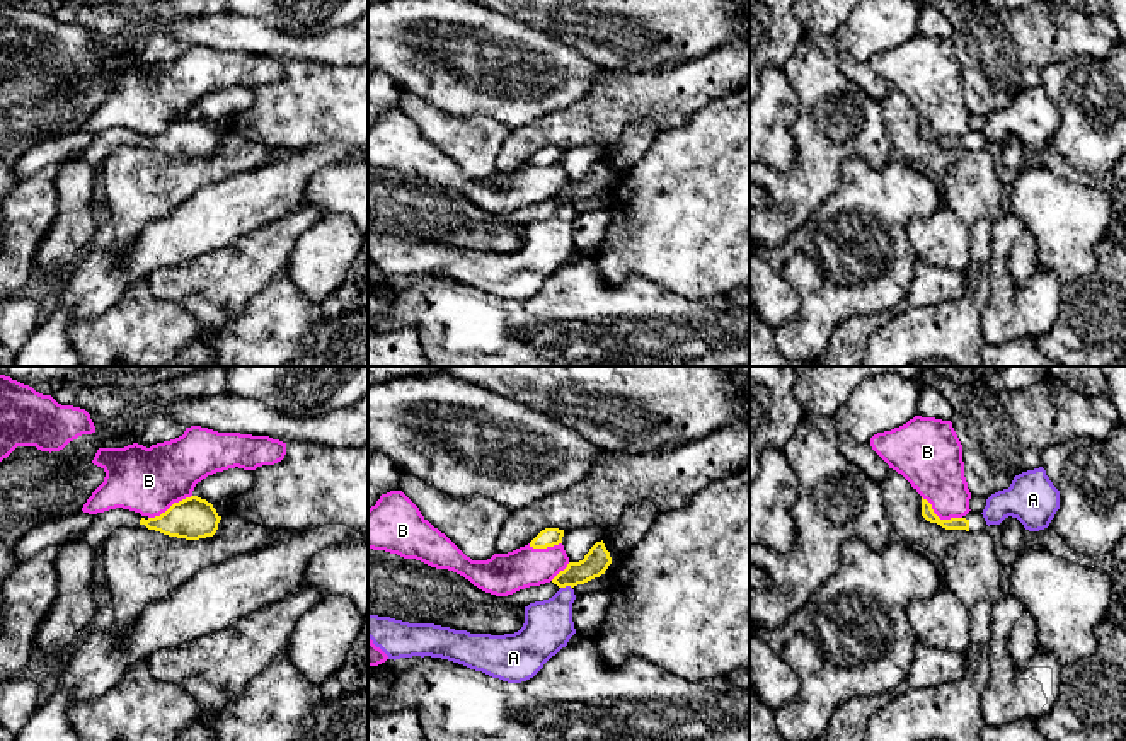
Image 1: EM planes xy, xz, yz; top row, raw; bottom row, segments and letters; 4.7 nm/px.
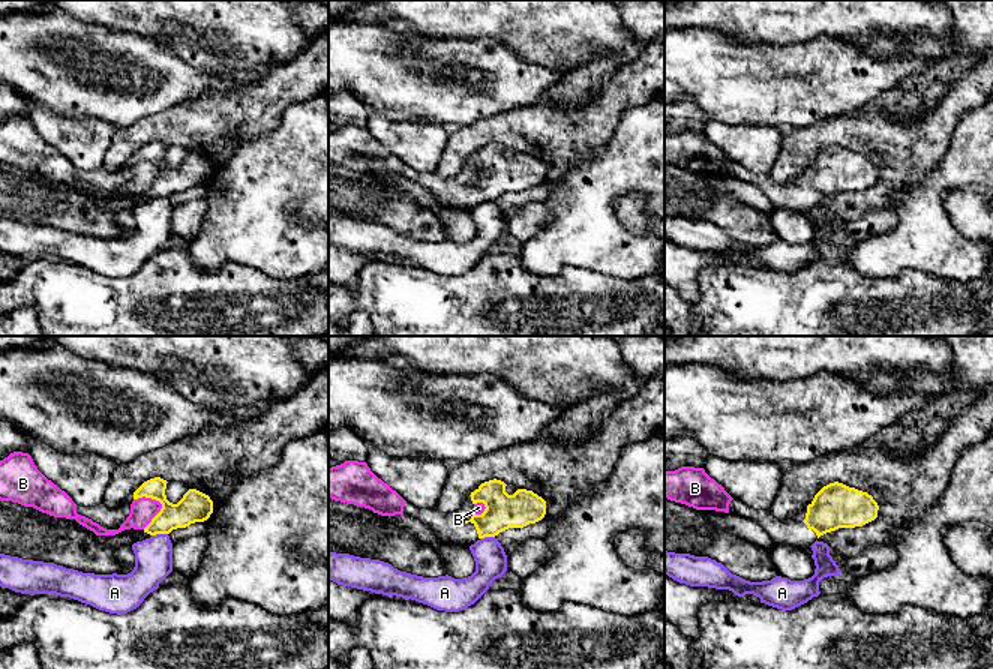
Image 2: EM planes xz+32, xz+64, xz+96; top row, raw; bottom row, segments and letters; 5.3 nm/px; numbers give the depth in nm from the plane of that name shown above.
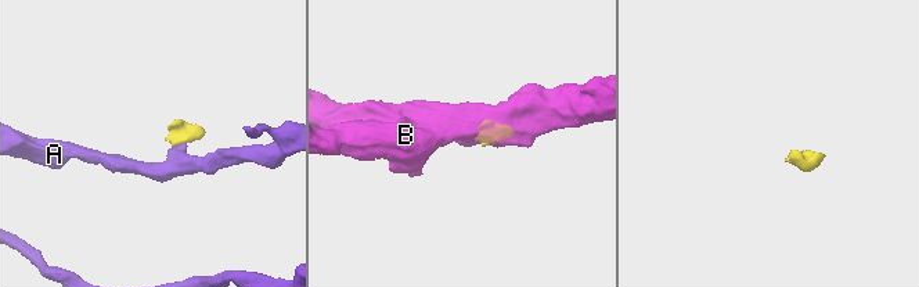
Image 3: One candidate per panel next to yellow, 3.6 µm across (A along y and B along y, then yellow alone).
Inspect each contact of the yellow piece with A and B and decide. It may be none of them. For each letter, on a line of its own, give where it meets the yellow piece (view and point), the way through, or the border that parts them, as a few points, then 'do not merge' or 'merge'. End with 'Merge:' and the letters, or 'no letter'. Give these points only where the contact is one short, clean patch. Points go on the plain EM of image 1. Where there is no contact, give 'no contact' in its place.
A: meets yellow in xz at (566, 203); border along xz (571, 205), (561, 206); do not merge
B: meets yellow in yz at (939, 137); border along yz (922, 114), (941, 137), (961, 137); do not merge
Merge: no letter

